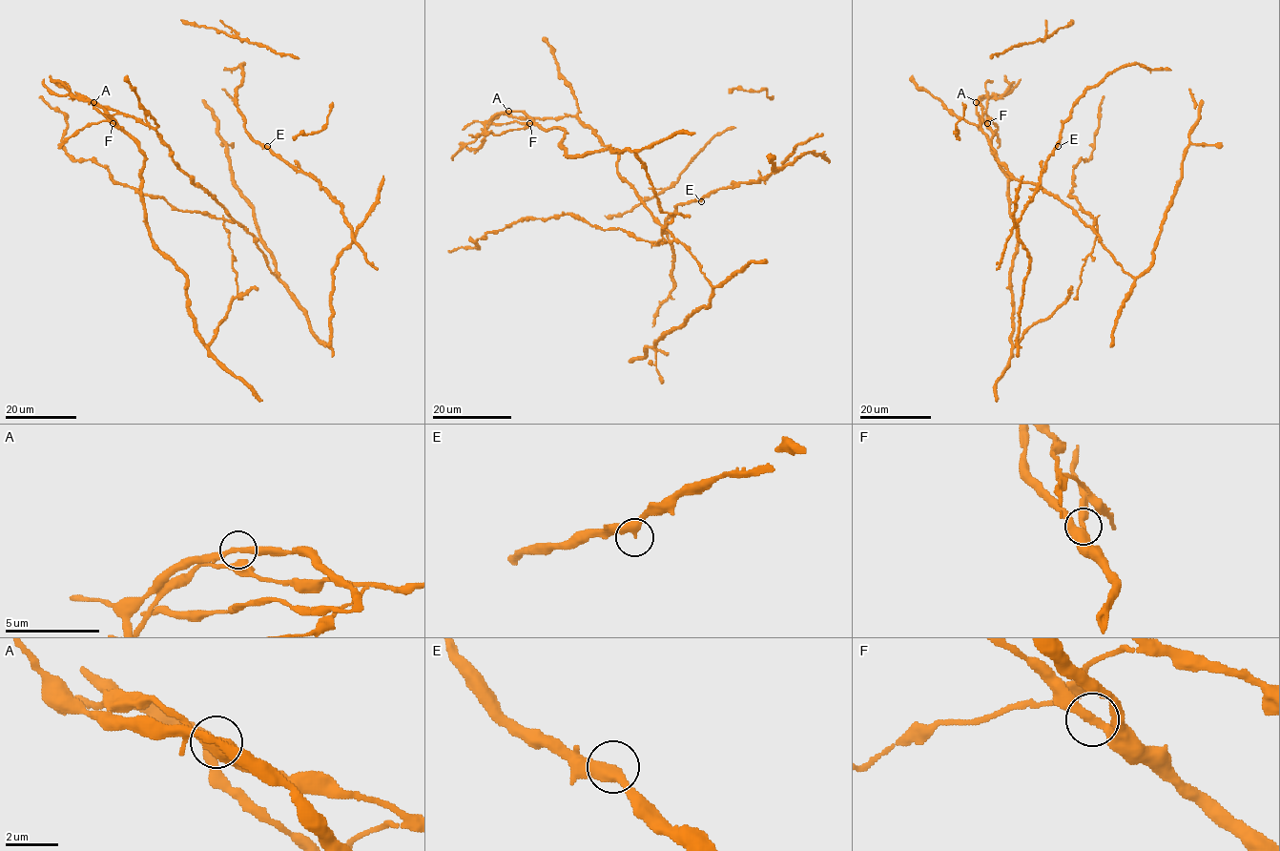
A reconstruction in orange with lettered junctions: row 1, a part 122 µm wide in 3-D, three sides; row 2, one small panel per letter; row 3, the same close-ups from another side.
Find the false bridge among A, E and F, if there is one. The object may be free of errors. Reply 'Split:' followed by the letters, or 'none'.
Split: none

